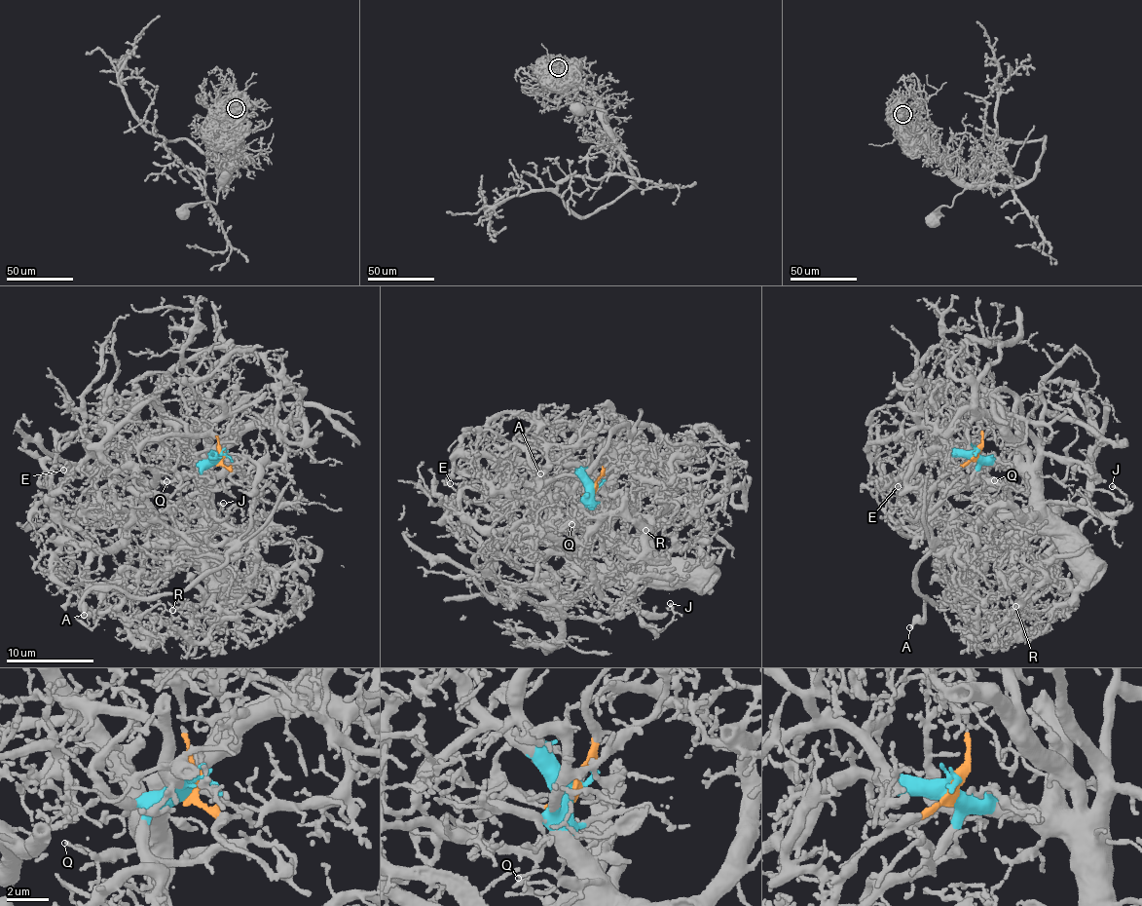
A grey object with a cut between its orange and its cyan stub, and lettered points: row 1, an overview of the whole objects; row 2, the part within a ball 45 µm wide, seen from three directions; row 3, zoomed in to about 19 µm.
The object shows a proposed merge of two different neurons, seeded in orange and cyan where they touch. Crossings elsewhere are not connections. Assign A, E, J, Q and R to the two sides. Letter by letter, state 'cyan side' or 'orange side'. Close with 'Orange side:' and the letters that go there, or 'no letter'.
A: orange side
E: cyan side
J: cyan side
Q: cyan side
R: cyan side
Orange side: A

